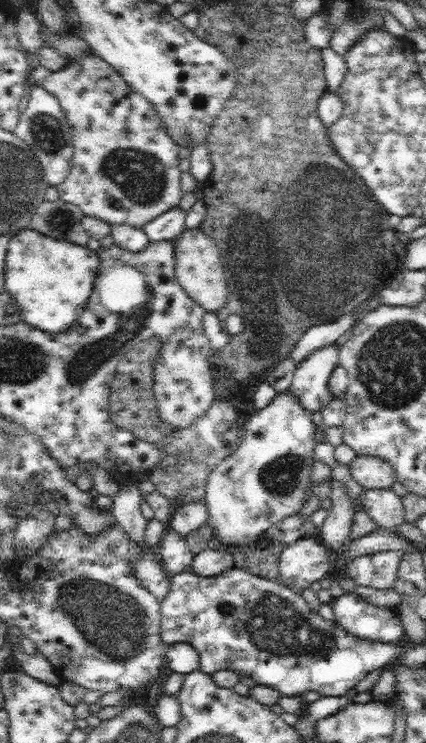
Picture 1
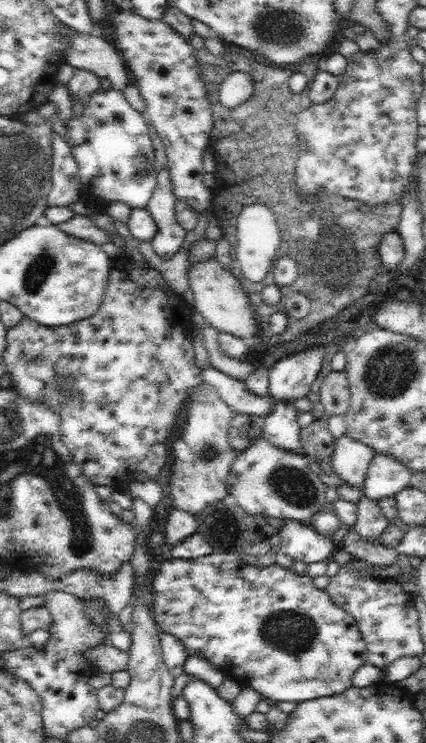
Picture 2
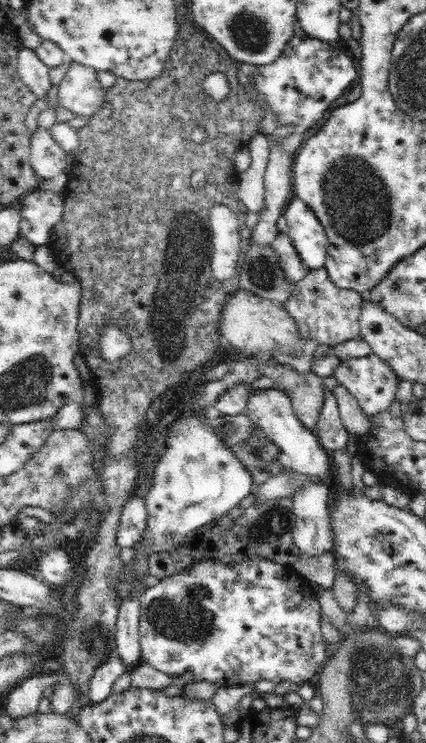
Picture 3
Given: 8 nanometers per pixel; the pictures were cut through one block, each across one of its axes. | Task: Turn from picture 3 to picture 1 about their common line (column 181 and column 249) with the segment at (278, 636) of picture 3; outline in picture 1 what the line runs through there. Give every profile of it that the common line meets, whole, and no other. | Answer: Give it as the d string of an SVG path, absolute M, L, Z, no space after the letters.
M229 568L225 574L219 574L215 578L203 578L197 576L193 572L181 572L177 576L171 576L171 588L169 588L169 596L165 596L165 600L161 602L161 640L163 644L171 646L177 642L183 644L191 644L191 648L195 650L195 654L199 656L199 672L203 674L213 674L217 670L231 670L237 676L251 676L255 680L255 684L259 686L269 686L269 688L277 688L277 692L281 696L303 696L305 692L319 692L321 696L329 696L329 698L337 698L337 696L345 696L347 690L355 688L359 680L363 680L367 674L371 674L373 670L387 670L389 666L393 666L393 660L397 660L401 654L405 654L405 650L409 650L409 646L395 642L395 644L385 644L385 642L369 642L369 640L359 640L353 638L351 634L347 634L345 630L341 630L341 626L325 622L319 614L311 612L305 598L297 592L293 592L291 588L285 588L283 584L279 584L277 580L265 580L259 578L255 574L251 574L245 568Z

